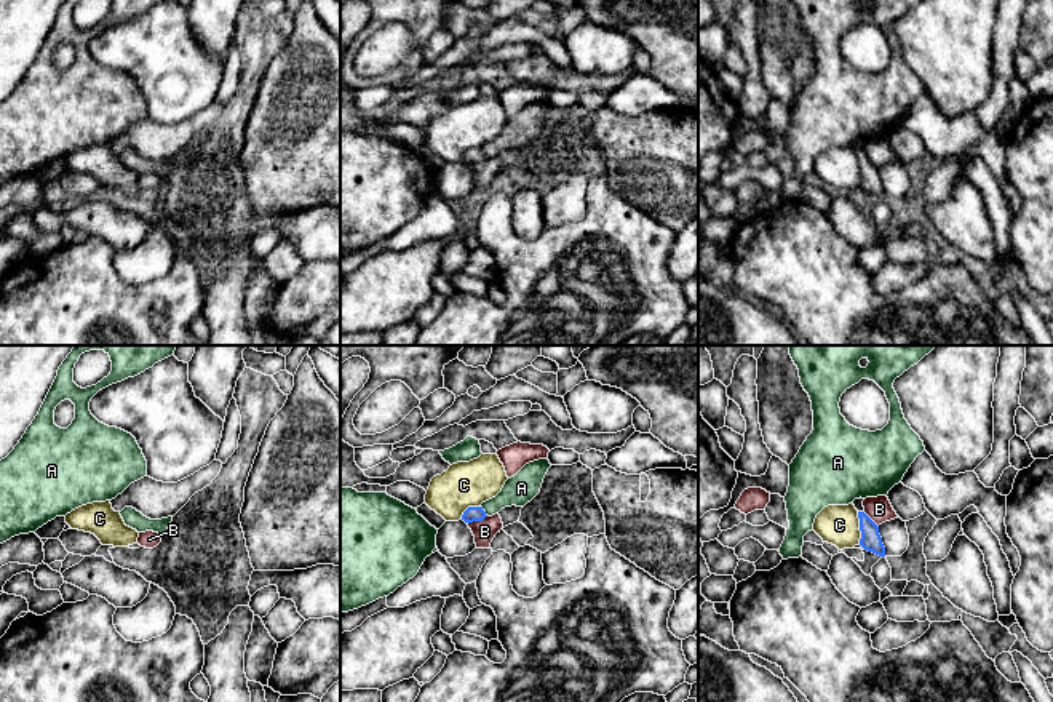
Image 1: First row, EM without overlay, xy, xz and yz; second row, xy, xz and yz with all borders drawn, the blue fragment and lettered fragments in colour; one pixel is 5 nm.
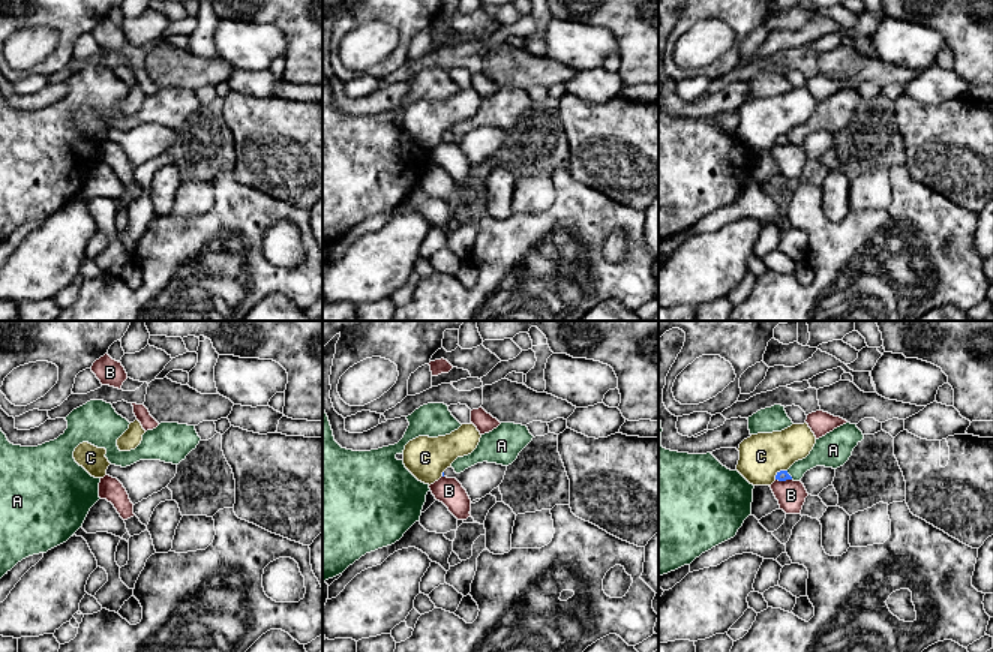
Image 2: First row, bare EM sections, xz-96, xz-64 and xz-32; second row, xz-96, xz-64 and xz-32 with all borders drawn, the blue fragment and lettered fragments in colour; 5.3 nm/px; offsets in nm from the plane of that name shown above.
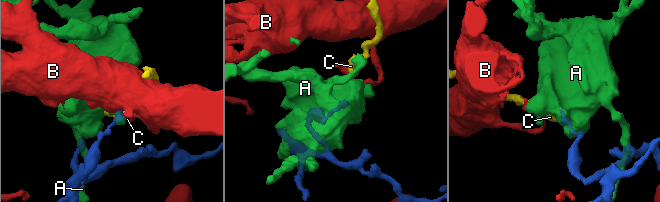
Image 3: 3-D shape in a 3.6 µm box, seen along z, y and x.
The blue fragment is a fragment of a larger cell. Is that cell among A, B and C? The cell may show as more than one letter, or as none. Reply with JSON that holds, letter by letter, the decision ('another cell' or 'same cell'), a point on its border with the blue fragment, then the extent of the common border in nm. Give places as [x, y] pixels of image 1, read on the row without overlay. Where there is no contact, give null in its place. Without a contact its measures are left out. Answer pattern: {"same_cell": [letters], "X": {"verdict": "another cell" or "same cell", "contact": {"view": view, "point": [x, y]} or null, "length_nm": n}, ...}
{"same_cell": [], "A": {"verdict": "another cell", "contact": {"view": "xz", "point": [483, 152]}, "length_nm": 70}, "B": {"verdict": "another cell", "contact": {"view": "xz", "point": [476, 162]}, "length_nm": 110}, "C": {"verdict": "another cell", "contact": {"view": "yz", "point": [860, 170]}, "length_nm": 170}}

